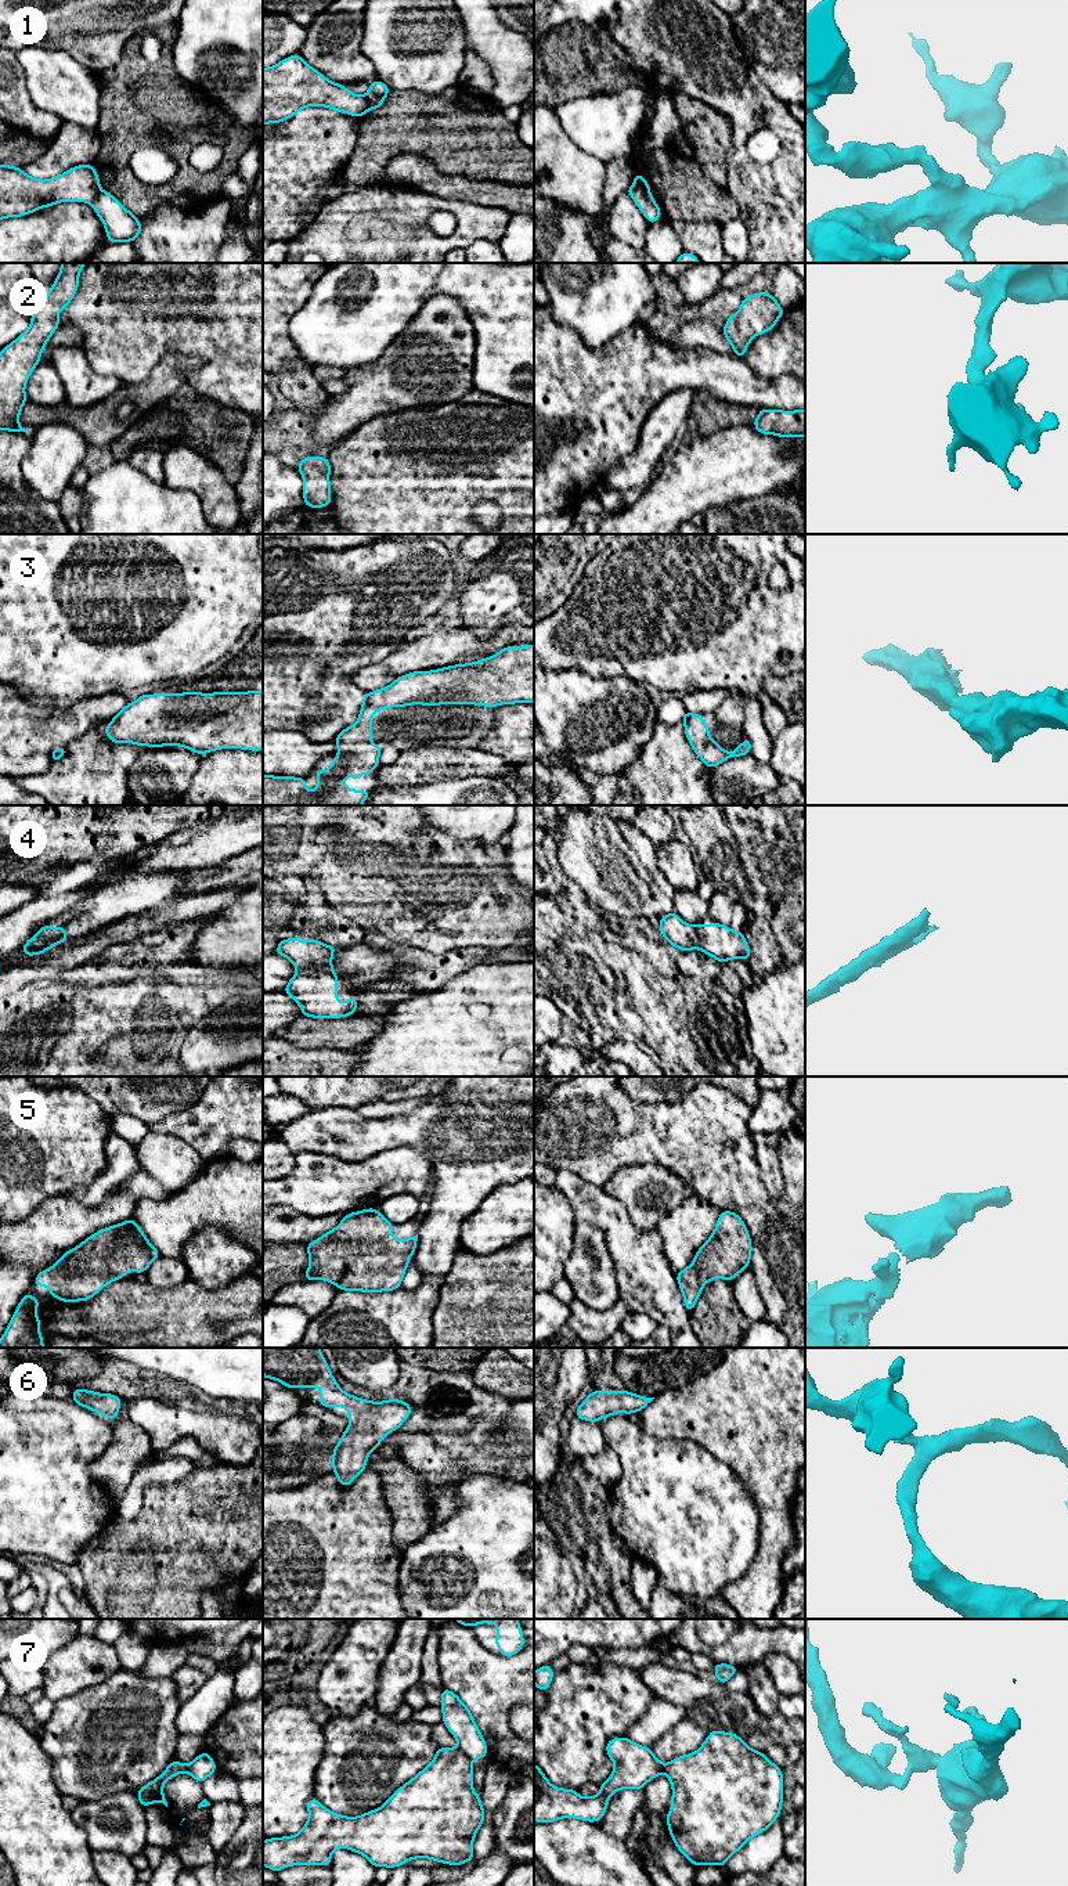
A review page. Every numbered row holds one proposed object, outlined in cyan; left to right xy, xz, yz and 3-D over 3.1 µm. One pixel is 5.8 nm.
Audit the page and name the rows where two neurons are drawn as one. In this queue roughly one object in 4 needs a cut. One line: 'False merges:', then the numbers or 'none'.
False merges: 1, 4, 7

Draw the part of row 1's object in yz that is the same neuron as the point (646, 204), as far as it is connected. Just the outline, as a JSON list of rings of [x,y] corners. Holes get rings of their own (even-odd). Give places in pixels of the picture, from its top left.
[[[634,185],[625,192],[632,196],[635,205],[645,214],[650,226],[663,216],[652,194],[646,194]]]

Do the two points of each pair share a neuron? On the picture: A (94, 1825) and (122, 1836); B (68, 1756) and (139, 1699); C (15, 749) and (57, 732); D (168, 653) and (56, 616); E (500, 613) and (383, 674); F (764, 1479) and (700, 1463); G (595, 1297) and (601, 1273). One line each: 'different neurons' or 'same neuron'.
A: same neuron
B: same neuron
C: same neuron
D: same neuron
E: different neurons
F: different neurons
G: same neuron

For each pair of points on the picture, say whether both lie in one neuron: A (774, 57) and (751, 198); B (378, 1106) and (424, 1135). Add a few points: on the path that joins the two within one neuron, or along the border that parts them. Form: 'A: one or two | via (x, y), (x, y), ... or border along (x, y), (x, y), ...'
A: two | border along (747, 64), (786, 105)
B: two | border along (422, 1102), (418, 1107), (397, 1114), (360, 1114)

